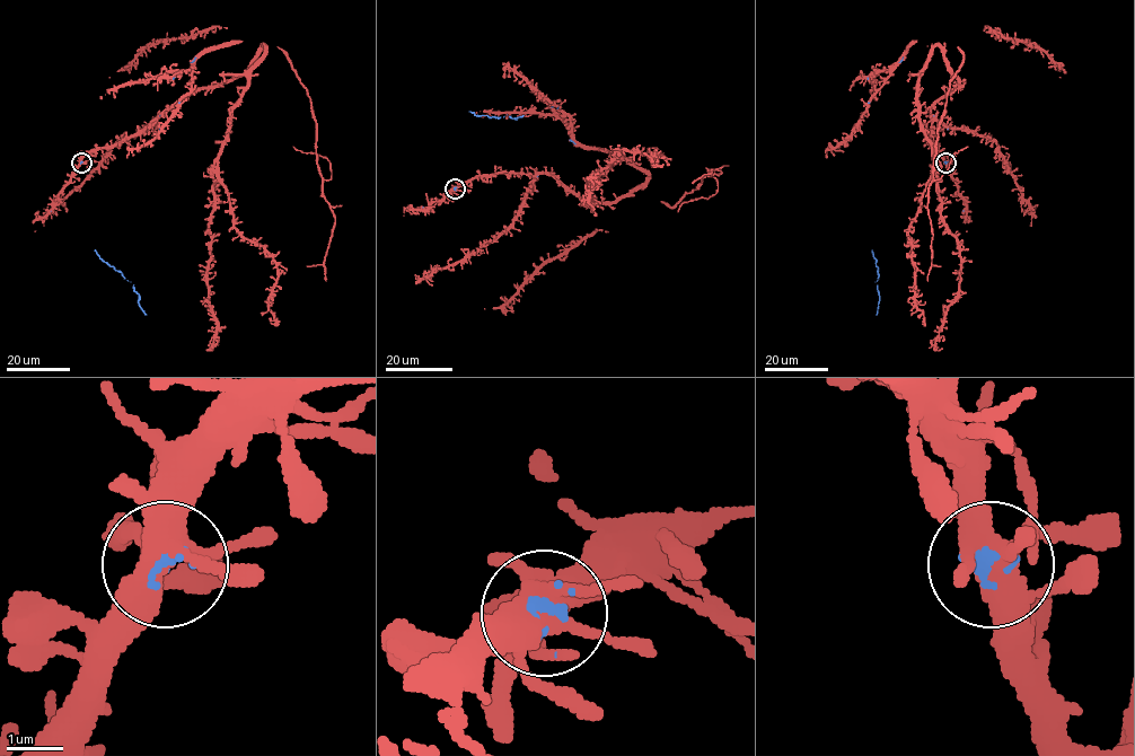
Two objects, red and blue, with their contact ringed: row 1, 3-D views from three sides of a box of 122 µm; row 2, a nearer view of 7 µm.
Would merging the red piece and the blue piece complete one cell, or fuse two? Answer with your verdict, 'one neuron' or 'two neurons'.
one neuron

